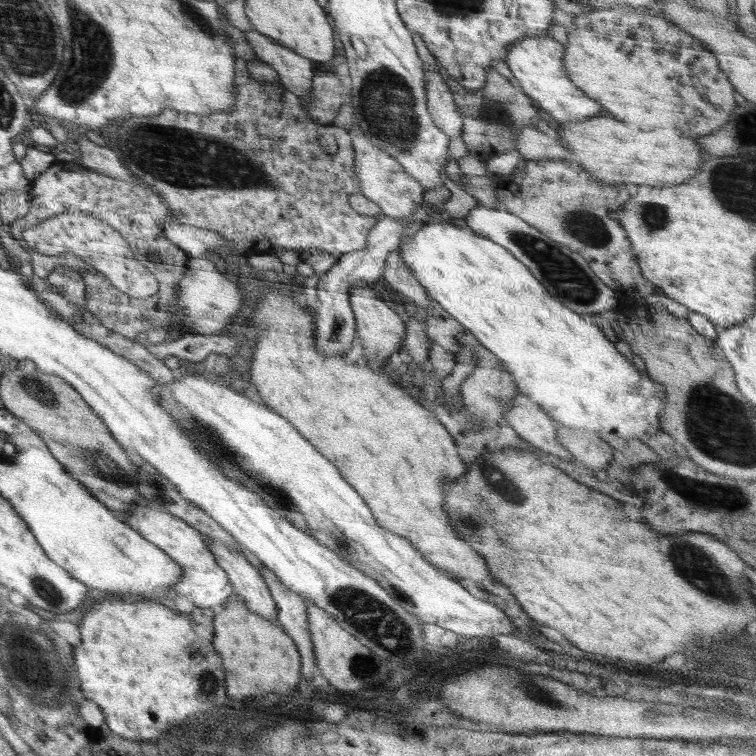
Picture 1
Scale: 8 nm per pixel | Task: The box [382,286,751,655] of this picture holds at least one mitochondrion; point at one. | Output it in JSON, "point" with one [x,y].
{"point":[702,581]}

